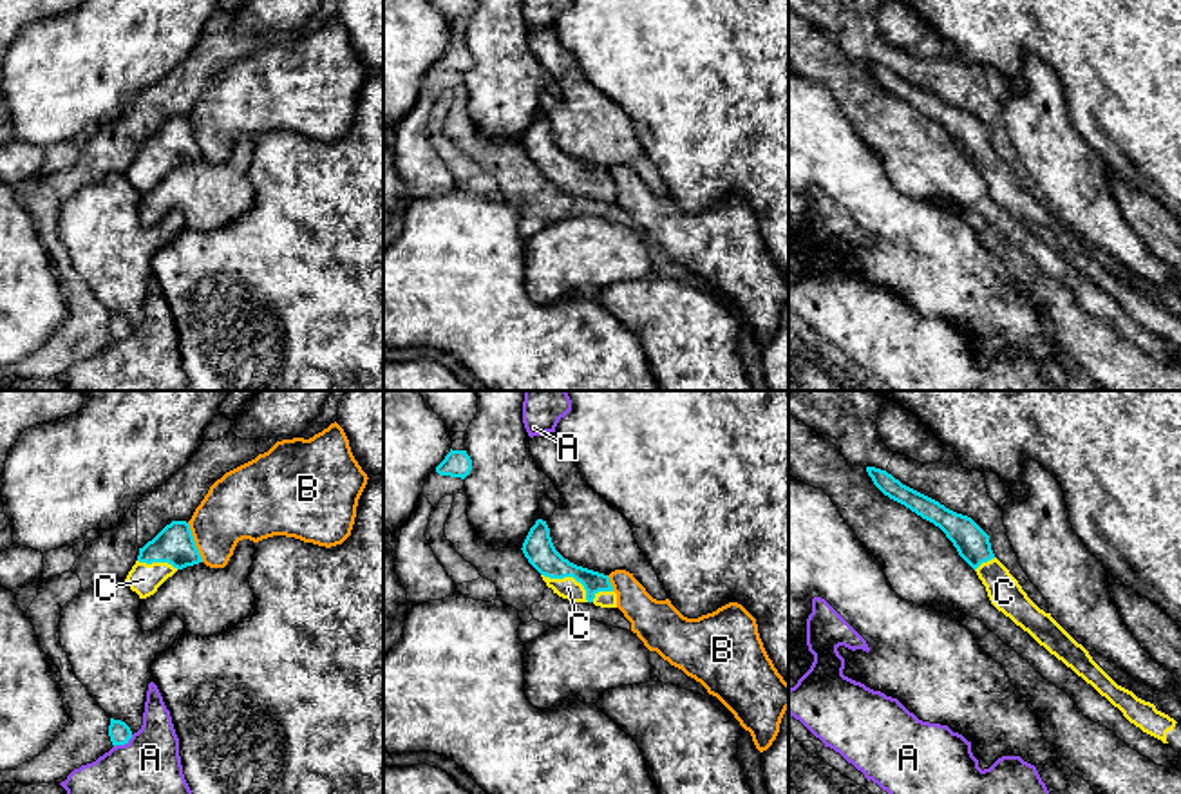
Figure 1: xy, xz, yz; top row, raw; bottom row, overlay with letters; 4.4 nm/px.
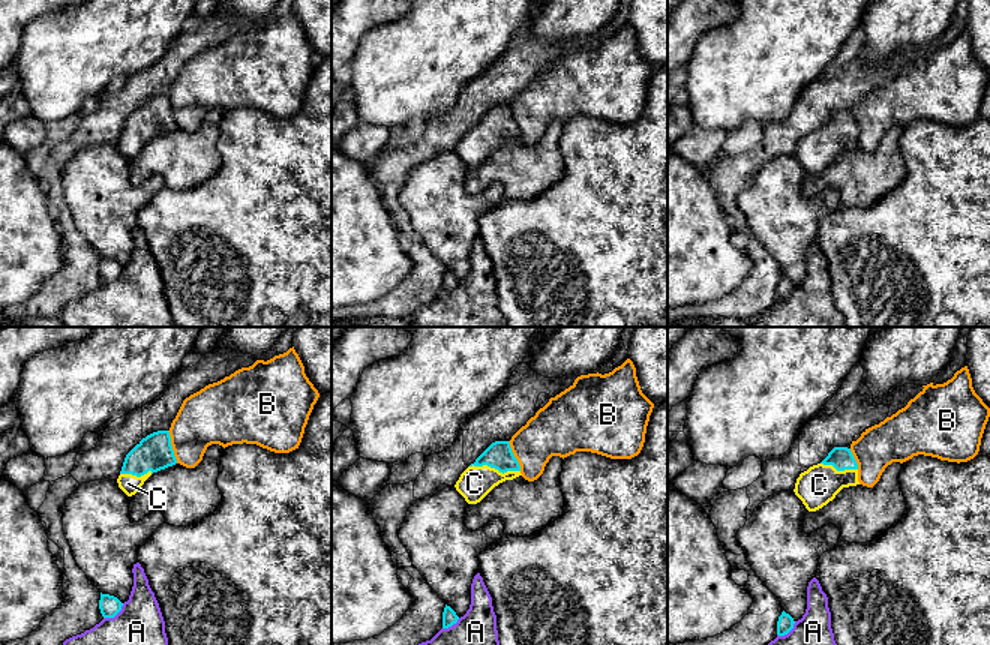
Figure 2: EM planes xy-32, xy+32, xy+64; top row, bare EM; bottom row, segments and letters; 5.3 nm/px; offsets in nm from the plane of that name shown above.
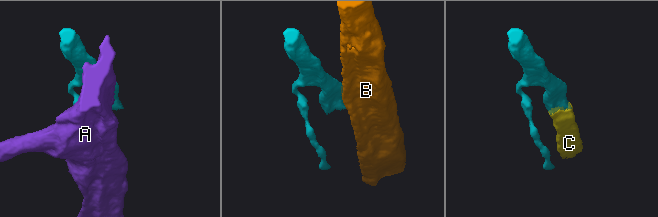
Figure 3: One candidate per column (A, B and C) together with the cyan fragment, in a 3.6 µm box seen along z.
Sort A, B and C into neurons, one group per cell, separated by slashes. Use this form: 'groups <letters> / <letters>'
groups A / B / C

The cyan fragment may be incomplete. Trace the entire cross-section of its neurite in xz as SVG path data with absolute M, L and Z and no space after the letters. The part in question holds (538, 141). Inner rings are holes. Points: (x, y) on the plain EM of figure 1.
M535 116L521 145L528 157L541 168L546 181L559 192L572 197L617 203L617 188L609 172L564 154L552 137L546 116Z

